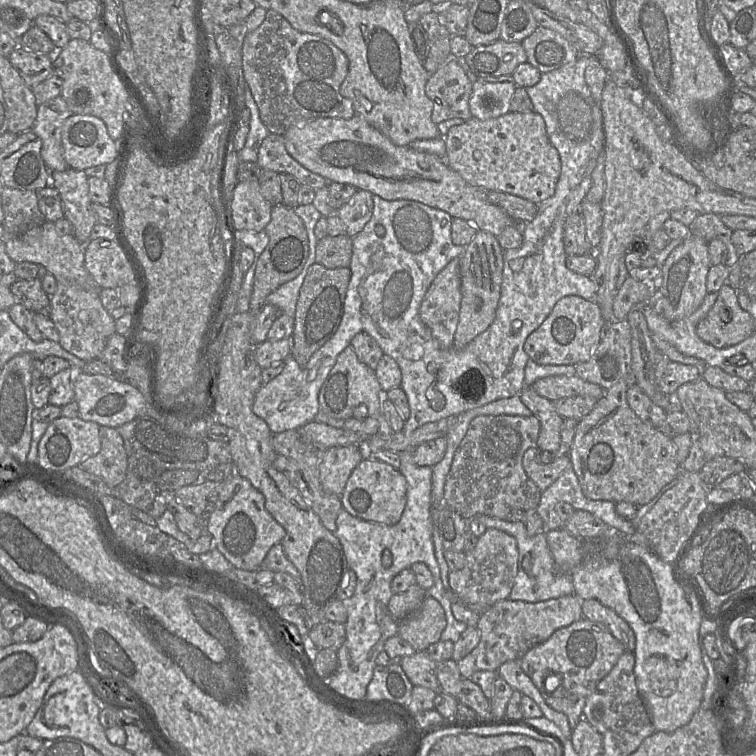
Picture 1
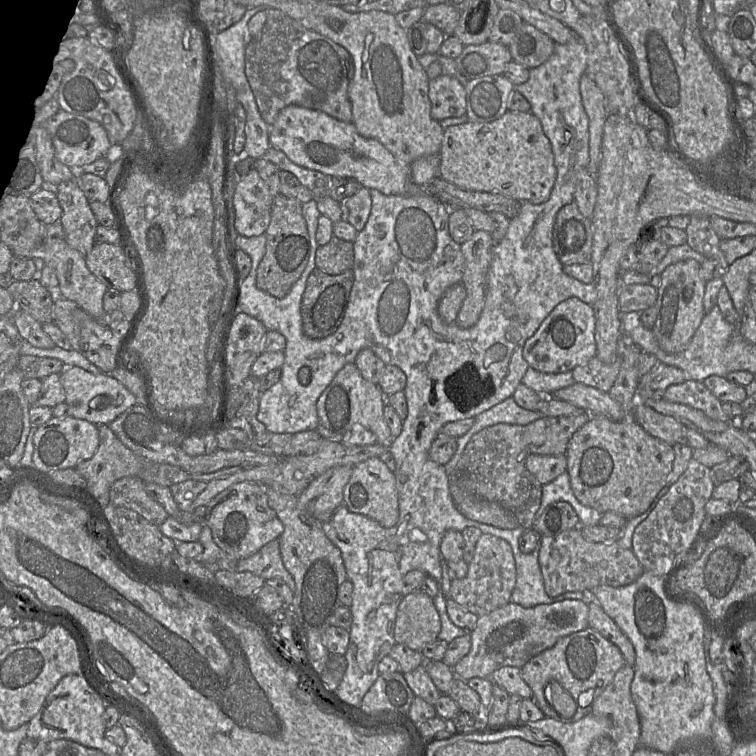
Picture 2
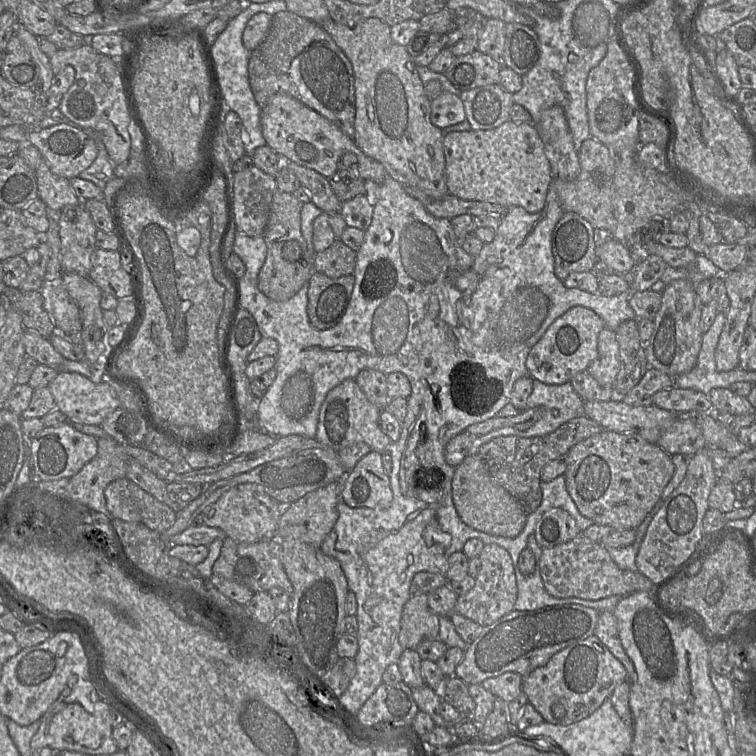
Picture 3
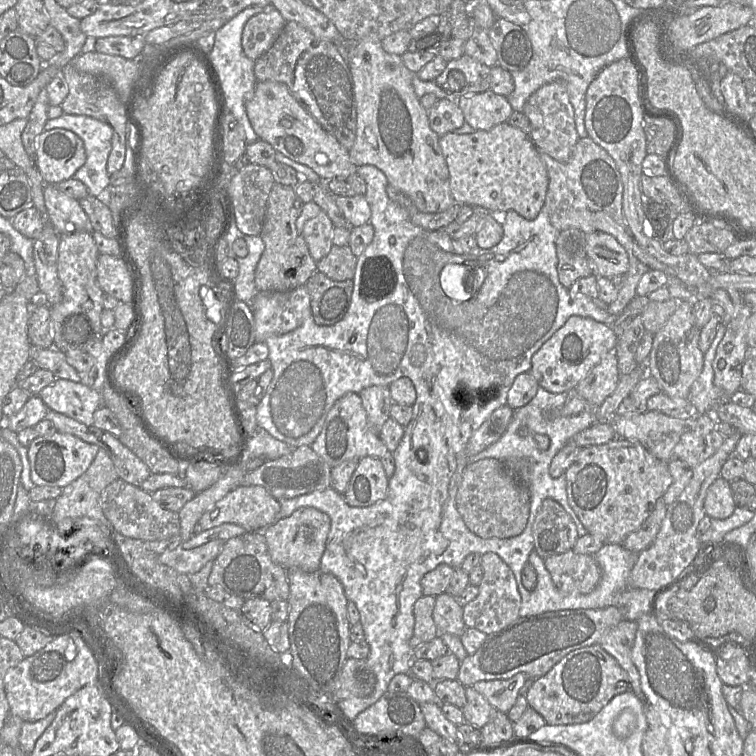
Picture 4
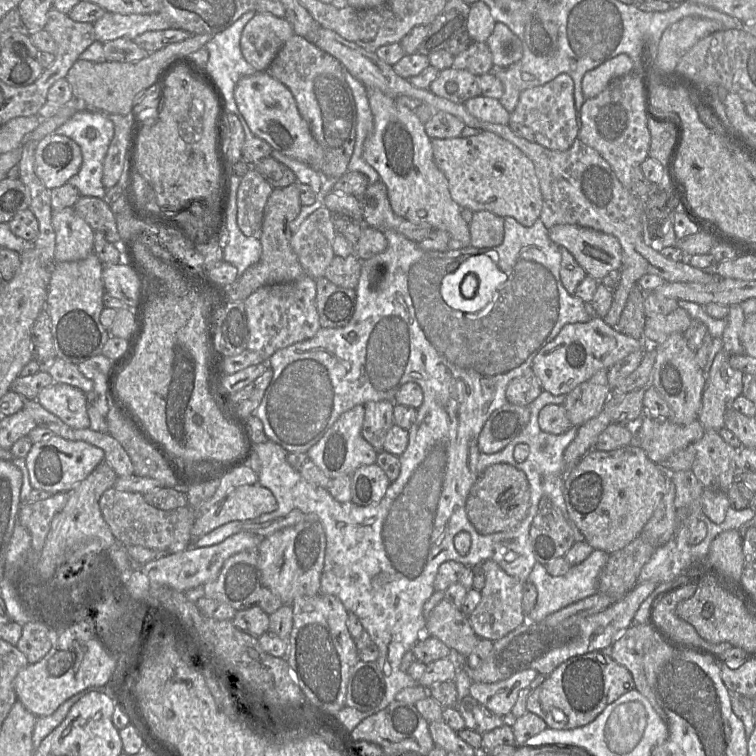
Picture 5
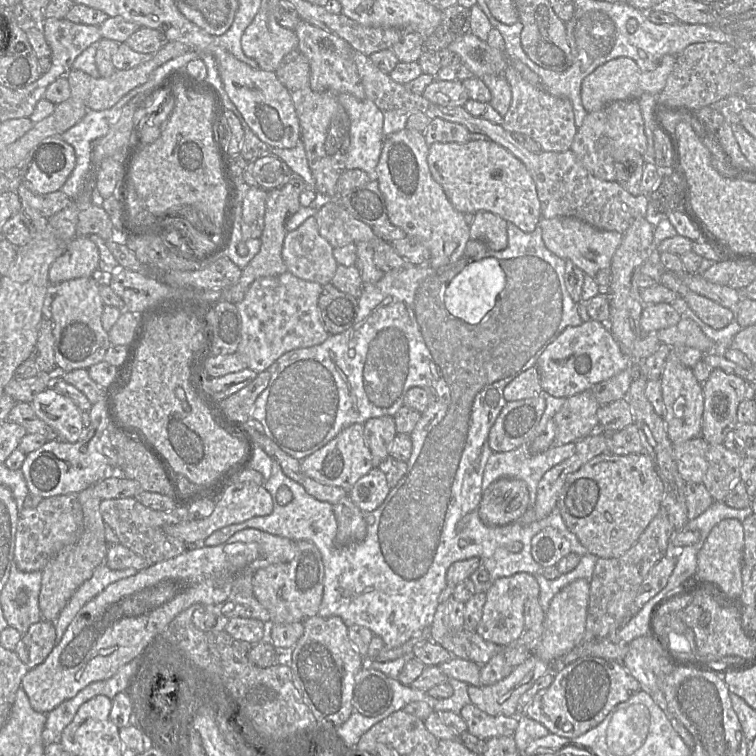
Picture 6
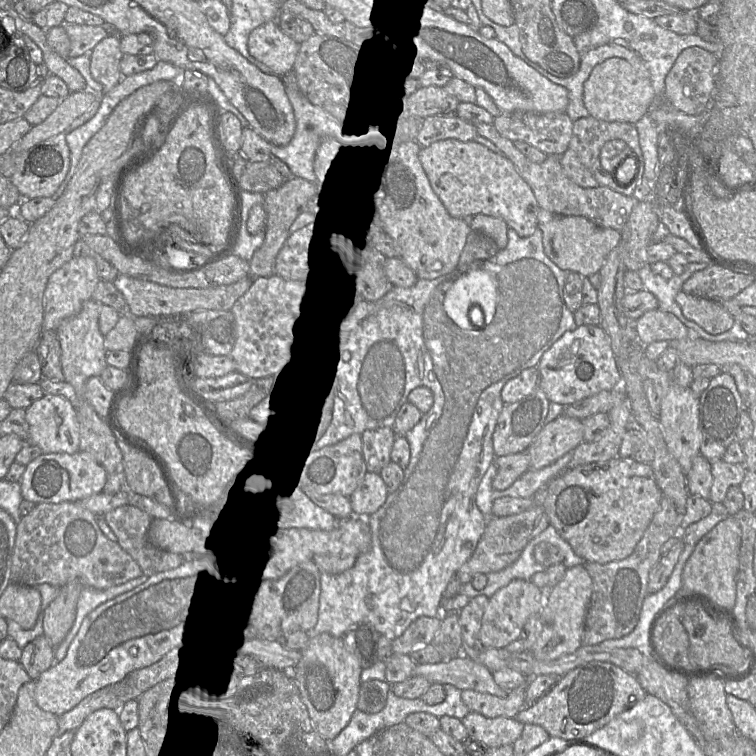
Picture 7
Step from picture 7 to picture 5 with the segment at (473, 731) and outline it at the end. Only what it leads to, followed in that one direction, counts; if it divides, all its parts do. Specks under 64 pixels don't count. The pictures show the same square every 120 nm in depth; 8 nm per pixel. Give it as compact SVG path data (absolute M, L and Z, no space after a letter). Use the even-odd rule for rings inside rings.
M471 695L464 697L460 703L457 703L457 709L465 721L466 728L480 734L501 727L508 722L507 718L491 712Z

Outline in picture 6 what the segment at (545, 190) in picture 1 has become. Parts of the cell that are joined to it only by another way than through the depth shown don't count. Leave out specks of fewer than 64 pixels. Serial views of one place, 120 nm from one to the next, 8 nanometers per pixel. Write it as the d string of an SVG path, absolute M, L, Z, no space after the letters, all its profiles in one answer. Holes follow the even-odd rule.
M492 140L435 142L429 146L428 166L433 179L441 185L452 206L461 213L488 211L513 223L525 233L535 230L541 219L541 205L535 182L525 165L511 152Z

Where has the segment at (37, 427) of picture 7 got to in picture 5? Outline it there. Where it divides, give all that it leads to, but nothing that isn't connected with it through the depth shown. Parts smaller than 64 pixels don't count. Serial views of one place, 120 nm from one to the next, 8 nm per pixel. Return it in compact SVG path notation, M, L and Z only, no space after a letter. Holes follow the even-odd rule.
M53 382L38 393L36 401L74 429L90 427L87 394L74 386Z

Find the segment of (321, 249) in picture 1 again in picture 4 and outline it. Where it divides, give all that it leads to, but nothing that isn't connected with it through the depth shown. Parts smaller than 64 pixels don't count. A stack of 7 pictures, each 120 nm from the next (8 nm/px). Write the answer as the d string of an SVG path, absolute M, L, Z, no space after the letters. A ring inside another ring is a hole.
M333 245L330 252L316 262L316 269L334 281L353 280L357 257L350 247Z

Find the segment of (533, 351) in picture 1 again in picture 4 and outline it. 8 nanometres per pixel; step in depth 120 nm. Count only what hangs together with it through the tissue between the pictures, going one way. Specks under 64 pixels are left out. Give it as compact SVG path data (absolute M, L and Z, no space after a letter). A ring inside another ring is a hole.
M572 316L533 355L530 373L538 385L552 393L568 393L598 365L603 357L615 351L617 337L611 326L592 318Z

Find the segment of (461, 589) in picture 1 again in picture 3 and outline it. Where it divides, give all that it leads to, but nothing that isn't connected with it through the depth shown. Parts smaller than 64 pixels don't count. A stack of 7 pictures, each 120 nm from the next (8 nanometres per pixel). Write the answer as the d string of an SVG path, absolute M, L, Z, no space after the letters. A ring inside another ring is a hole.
M486 544L479 559L481 569L475 578L475 585L467 593L458 596L455 612L485 627L515 610L518 587L512 558L507 550L497 544Z

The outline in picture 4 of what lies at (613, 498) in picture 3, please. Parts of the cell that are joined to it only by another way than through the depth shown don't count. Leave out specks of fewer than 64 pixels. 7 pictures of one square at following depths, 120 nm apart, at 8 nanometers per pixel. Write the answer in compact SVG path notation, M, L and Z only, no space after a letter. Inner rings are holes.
M617 437L607 444L581 448L565 476L569 505L587 532L603 541L604 545L622 545L627 536L647 520L655 508L656 501L663 497L673 482L667 462L654 457L640 442L622 437Z

